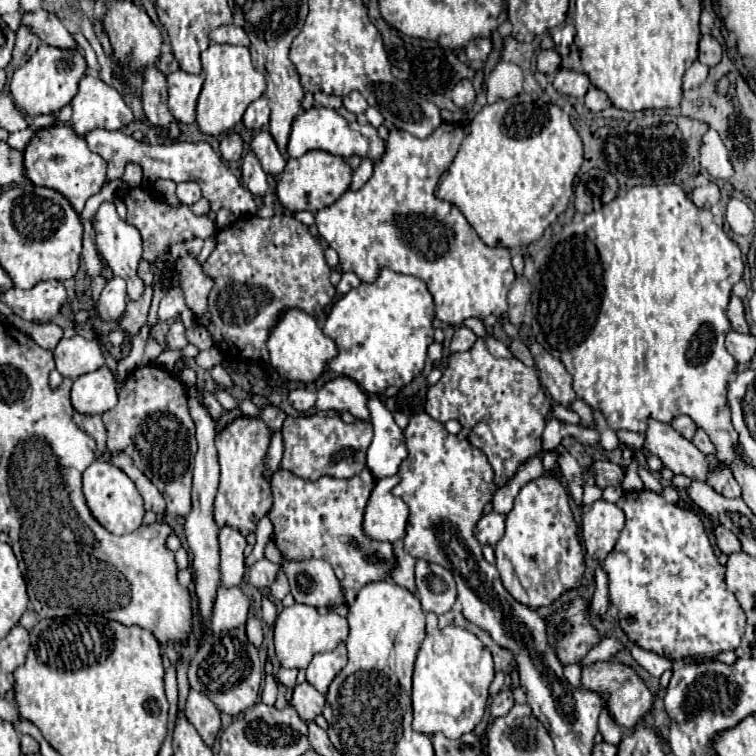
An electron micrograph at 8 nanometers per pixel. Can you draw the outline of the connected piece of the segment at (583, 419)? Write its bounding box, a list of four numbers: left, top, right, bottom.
[570,399,594,427]

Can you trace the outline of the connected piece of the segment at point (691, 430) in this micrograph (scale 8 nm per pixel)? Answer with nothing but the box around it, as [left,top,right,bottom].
[672,415,696,439]

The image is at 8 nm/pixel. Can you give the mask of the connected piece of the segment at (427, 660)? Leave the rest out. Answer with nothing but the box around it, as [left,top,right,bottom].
[412,625,494,739]

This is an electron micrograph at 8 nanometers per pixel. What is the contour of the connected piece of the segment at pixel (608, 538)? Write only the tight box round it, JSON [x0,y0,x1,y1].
[582,499,624,561]

